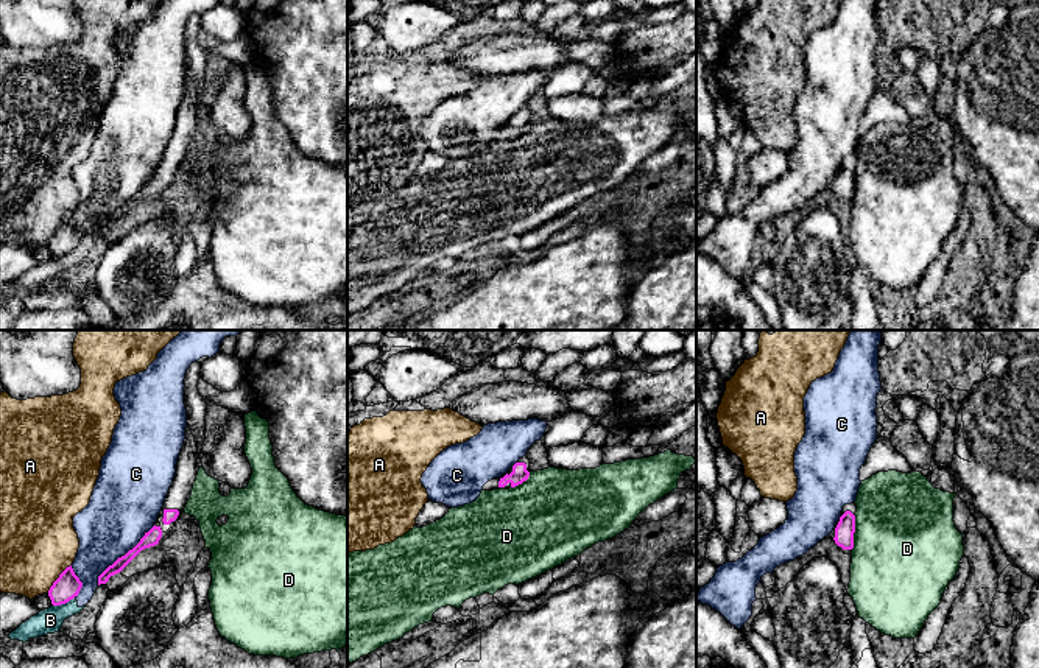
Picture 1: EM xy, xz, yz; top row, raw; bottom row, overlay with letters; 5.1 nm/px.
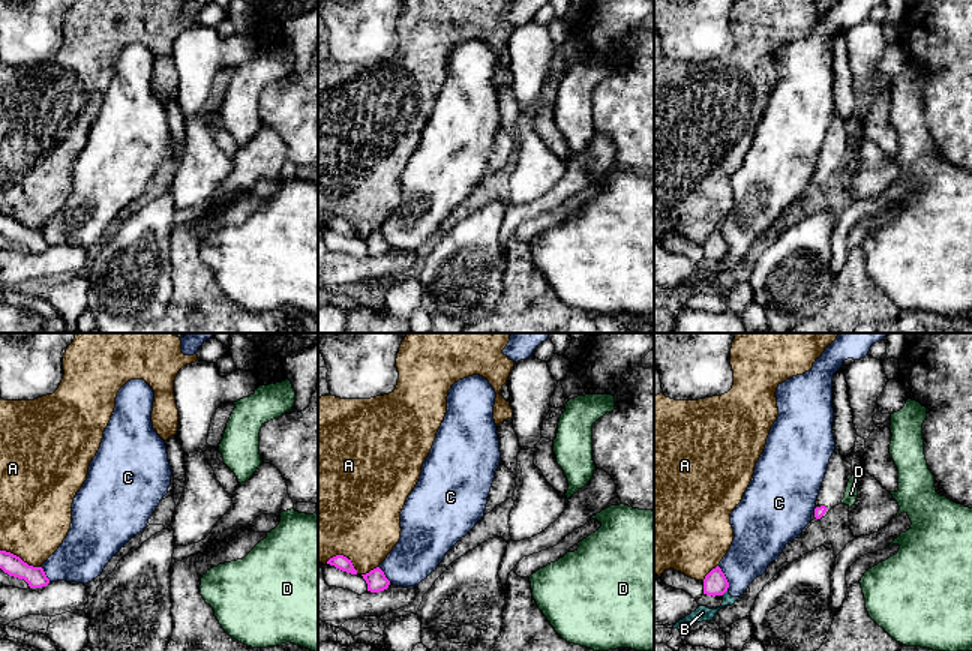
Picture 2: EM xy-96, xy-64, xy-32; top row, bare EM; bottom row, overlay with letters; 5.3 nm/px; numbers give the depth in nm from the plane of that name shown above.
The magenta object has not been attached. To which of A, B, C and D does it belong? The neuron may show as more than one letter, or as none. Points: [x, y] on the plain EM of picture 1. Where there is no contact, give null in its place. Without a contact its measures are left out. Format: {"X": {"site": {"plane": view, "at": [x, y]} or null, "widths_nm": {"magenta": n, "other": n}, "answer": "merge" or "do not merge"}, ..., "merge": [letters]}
{"A": {"site": {"plane": "xy", "at": [58, 229]}, "widths_nm": {"magenta": 140, "other": 400}, "answer": "do not merge"}, "B": {"site": {"plane": "xy", "at": [64, 254]}, "widths_nm": {"magenta": 140, "other": 130}, "answer": "do not merge"}, "C": {"site": {"plane": "xy", "at": [122, 207]}, "widths_nm": {"magenta": 80, "other": 340}, "answer": "do not merge"}, "D": {"site": {"plane": "yz", "at": [854, 182]}, "widths_nm": {"magenta": 100, "other": 500}, "answer": "do not merge"}, "merge": []}

